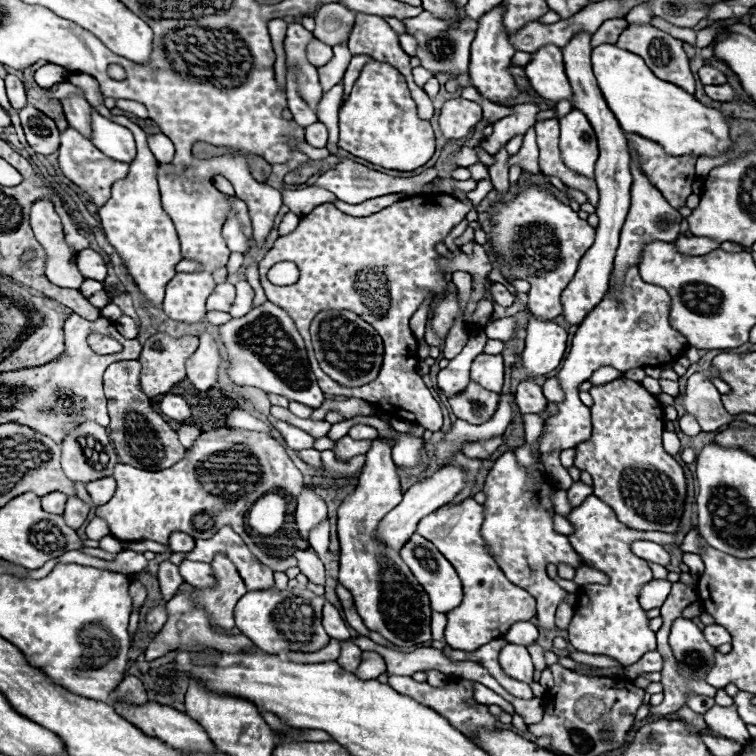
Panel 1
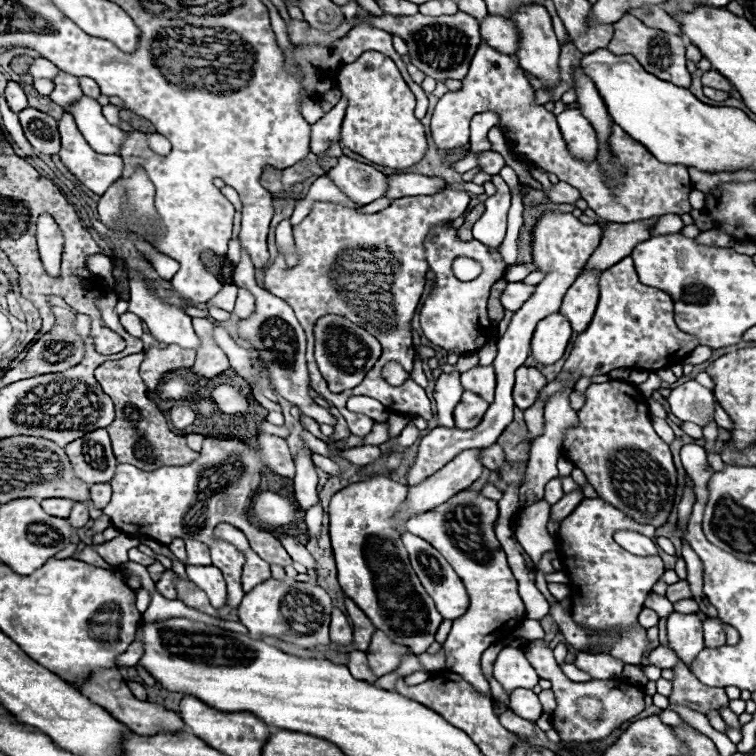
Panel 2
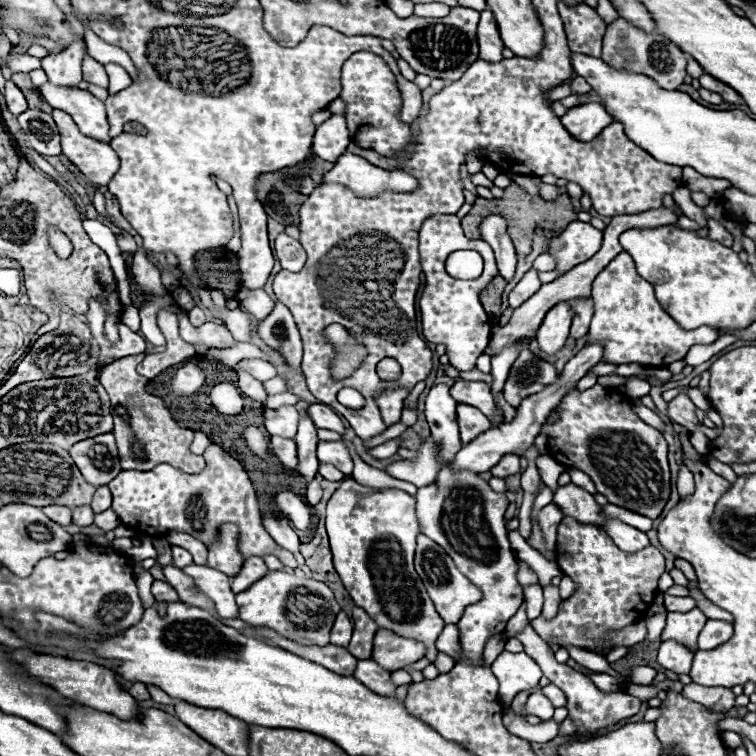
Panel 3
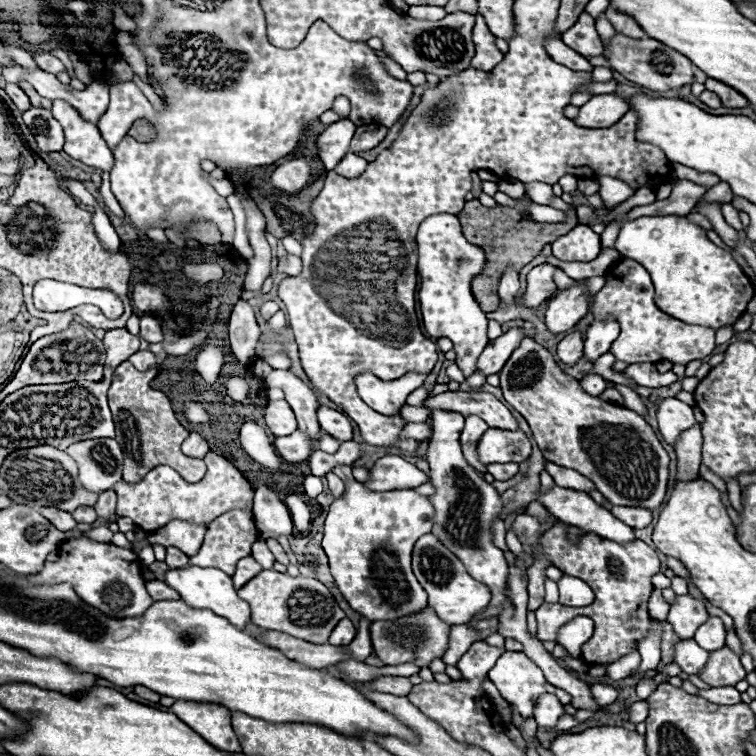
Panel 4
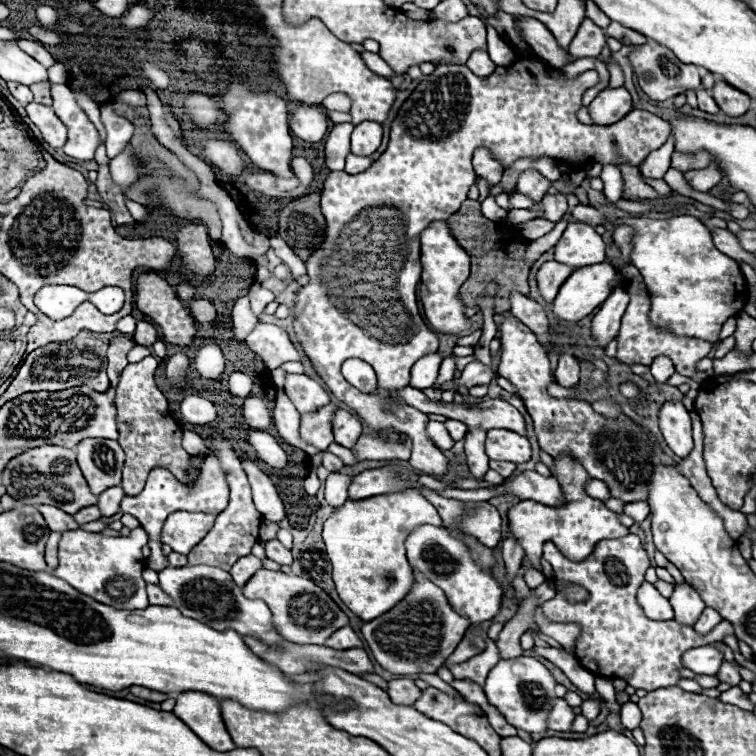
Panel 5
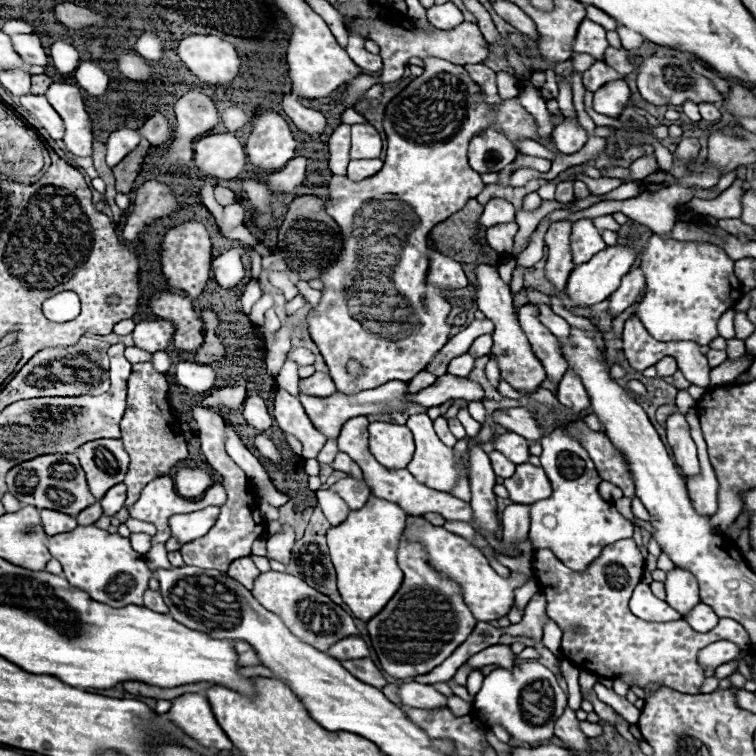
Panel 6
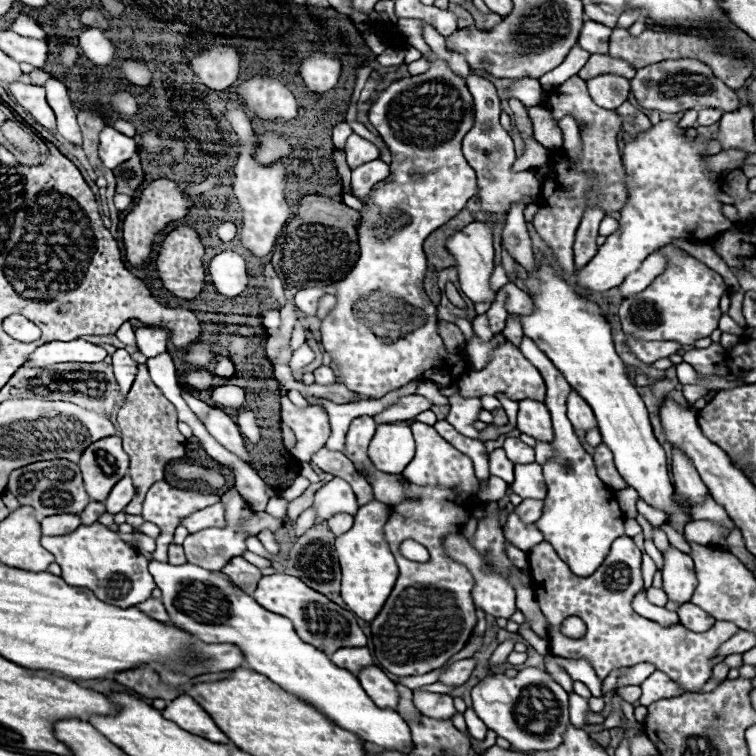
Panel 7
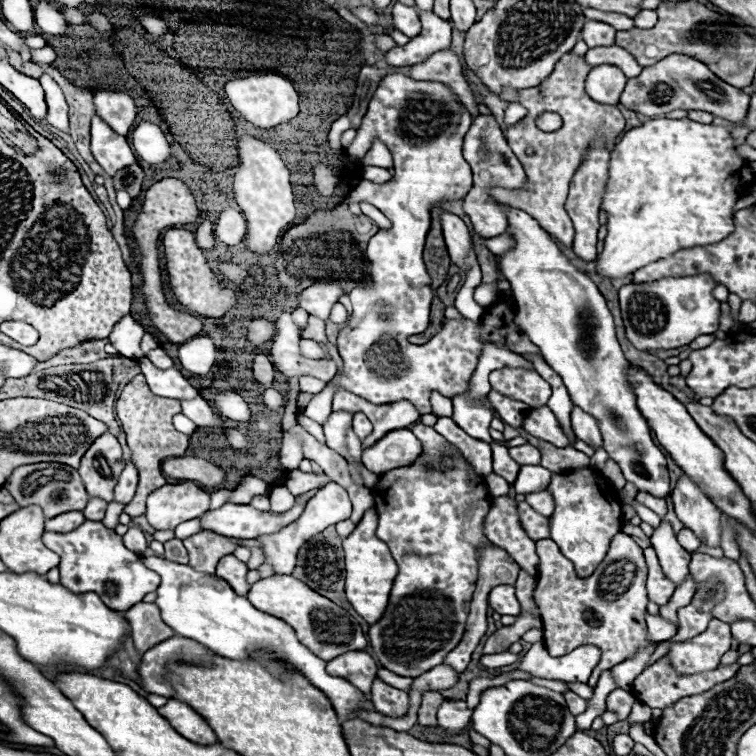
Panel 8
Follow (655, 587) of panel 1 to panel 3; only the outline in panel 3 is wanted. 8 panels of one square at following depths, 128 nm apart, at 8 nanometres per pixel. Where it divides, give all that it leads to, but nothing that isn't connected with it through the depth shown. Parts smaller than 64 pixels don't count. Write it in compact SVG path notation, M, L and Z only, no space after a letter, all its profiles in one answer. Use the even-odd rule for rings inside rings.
M666 610L658 612L650 622L646 622L648 636L646 636L646 640L644 640L644 642L646 642L646 644L652 644L654 640L658 640L658 638L660 638L660 634L662 634L664 624L666 624Z

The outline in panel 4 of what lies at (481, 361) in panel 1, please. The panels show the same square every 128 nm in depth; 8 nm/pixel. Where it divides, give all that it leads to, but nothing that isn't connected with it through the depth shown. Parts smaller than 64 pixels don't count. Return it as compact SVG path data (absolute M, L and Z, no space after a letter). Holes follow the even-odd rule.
M448 390L438 396L430 396L428 400L424 400L424 406L452 410L464 416L476 414L492 428L506 428L506 430L518 428L512 412L498 398L494 398L490 392L484 392L484 390L468 390L468 392Z

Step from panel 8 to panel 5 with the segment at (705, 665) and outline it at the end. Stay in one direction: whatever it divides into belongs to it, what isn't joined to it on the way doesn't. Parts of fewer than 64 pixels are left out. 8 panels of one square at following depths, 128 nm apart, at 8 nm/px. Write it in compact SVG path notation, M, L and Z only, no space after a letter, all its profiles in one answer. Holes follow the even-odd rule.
M636 534L600 540L594 552L582 562L568 560L552 542L544 542L544 560L552 564L556 582L580 584L590 594L584 604L570 604L556 594L552 600L542 604L542 614L550 622L576 622L584 628L576 640L576 658L596 676L626 676L630 686L648 692L654 688L676 686L682 678L678 674L678 668L682 668L682 652L710 642L723 641L726 634L734 634L728 620L722 620L708 636L698 636L690 626L680 626L674 620L646 618L636 594L652 562Z

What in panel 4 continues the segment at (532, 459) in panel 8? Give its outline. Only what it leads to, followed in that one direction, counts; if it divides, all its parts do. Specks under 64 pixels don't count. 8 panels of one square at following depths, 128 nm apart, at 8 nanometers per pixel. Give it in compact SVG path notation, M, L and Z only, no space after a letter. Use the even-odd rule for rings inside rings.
M488 428L476 446L478 460L488 466L494 462L524 462L532 454L532 444L522 438L522 430Z

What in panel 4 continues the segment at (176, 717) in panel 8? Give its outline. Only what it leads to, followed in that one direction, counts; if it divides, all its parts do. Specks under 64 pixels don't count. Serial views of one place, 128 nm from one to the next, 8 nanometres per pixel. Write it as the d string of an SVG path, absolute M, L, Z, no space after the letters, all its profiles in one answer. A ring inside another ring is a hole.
M176 700L170 710L214 748L226 752L242 752L240 742L230 724L232 714L226 706Z

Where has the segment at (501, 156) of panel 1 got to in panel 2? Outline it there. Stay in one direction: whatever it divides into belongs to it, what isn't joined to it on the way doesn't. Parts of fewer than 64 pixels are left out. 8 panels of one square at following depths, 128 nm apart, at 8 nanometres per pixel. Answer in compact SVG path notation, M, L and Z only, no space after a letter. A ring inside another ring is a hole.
M492 176L492 182L496 186L496 194L486 200L486 212L482 218L474 224L472 232L474 238L480 240L486 246L500 248L504 234L506 234L506 212L510 208L510 190L502 176Z

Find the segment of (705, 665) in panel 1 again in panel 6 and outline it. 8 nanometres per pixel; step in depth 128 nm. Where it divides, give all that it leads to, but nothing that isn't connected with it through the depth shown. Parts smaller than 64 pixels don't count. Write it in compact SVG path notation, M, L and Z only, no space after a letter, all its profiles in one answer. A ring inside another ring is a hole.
M674 568L672 572L668 572L668 578L664 582L666 586L666 602L670 606L674 606L674 610L678 610L682 616L690 614L690 610L694 610L696 604L700 604L700 596L698 596L698 582L694 580L694 576L682 568Z

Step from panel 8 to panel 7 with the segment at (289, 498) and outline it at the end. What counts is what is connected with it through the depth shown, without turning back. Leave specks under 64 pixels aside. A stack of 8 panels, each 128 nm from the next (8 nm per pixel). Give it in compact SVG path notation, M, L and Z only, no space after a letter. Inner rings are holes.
M274 496L274 498L270 498L266 512L268 512L270 516L274 516L274 518L284 518L284 516L286 516L286 506L288 506L288 502L286 502L284 498Z

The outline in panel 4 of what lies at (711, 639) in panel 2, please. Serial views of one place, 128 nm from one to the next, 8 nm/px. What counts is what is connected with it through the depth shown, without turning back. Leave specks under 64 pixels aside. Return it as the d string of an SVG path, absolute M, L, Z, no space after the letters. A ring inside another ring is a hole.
M710 616L708 622L704 622L698 632L694 634L694 640L708 652L718 650L724 646L724 638L726 638L726 628L724 622L716 616Z

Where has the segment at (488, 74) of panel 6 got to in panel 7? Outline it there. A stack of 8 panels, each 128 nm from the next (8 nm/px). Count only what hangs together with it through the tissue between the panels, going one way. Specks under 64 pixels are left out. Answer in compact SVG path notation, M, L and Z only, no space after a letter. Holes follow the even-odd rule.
M468 74L466 78L468 88L474 96L474 110L476 110L476 124L474 128L464 136L464 144L462 144L462 152L468 160L468 164L476 170L478 174L478 196L482 200L482 210L488 214L490 220L494 222L502 222L504 214L510 210L510 206L518 200L526 198L526 204L536 200L540 194L540 182L536 180L534 172L512 172L510 166L514 164L514 142L510 138L510 134L500 126L500 96L496 86L484 78L484 76L476 76L476 74Z

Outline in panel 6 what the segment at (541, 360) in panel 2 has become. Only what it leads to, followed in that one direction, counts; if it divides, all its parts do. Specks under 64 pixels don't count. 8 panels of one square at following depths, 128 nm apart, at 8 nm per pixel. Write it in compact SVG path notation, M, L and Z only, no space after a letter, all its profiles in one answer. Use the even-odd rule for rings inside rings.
M618 244L618 246L608 246L600 254L596 254L590 262L576 266L568 278L566 284L566 294L572 302L572 306L582 308L582 306L592 306L598 304L606 298L610 298L612 292L618 290L620 280L630 272L630 266L636 260L636 246L634 244Z

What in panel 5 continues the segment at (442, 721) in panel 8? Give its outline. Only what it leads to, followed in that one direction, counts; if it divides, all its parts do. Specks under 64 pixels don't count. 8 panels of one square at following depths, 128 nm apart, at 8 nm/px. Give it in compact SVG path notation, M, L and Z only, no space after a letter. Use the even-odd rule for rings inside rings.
M398 678L398 680L388 682L388 696L392 698L394 704L412 706L416 698L420 696L420 688L410 678Z

